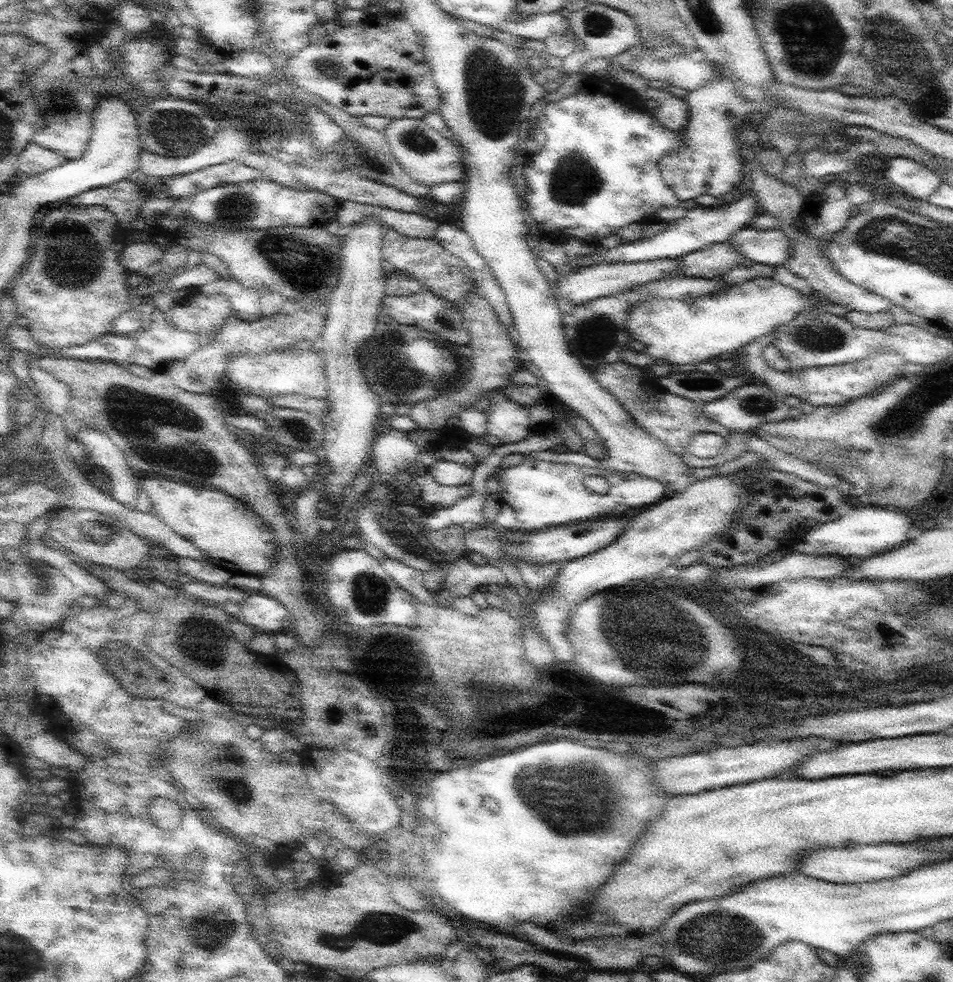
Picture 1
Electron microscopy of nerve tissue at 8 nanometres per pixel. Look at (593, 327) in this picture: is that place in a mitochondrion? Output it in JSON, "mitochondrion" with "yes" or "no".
{"mitochondrion":"yes"}

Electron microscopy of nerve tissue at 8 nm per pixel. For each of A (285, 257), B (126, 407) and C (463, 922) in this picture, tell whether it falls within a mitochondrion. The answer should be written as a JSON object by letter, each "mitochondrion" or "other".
{"A":"mitochondrion","B":"mitochondrion","C":"other"}

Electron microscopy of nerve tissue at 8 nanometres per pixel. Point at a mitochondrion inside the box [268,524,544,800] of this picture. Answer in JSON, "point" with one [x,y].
{"point":[370,594]}

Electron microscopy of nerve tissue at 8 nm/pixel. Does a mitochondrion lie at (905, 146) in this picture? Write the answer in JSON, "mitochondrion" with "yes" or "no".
{"mitochondrion":"no"}

